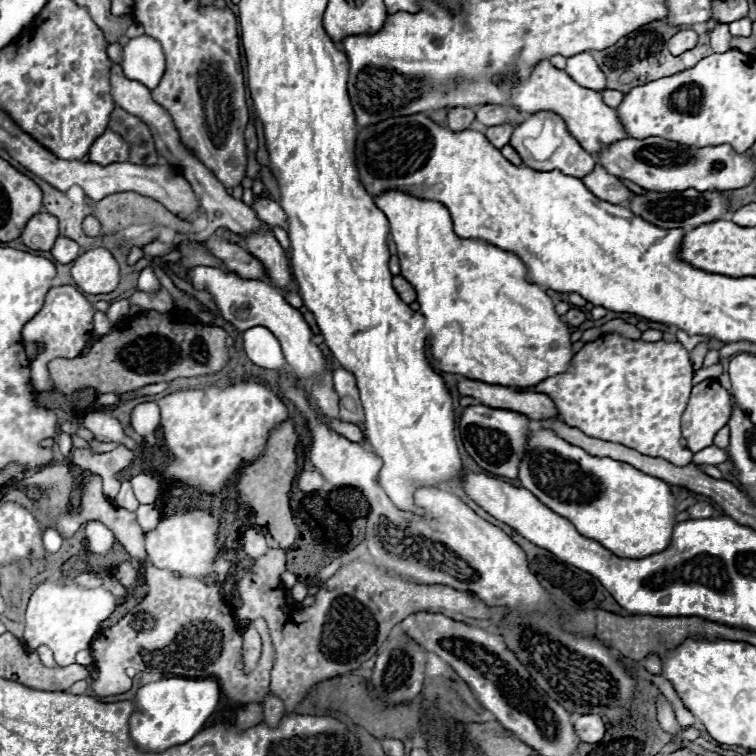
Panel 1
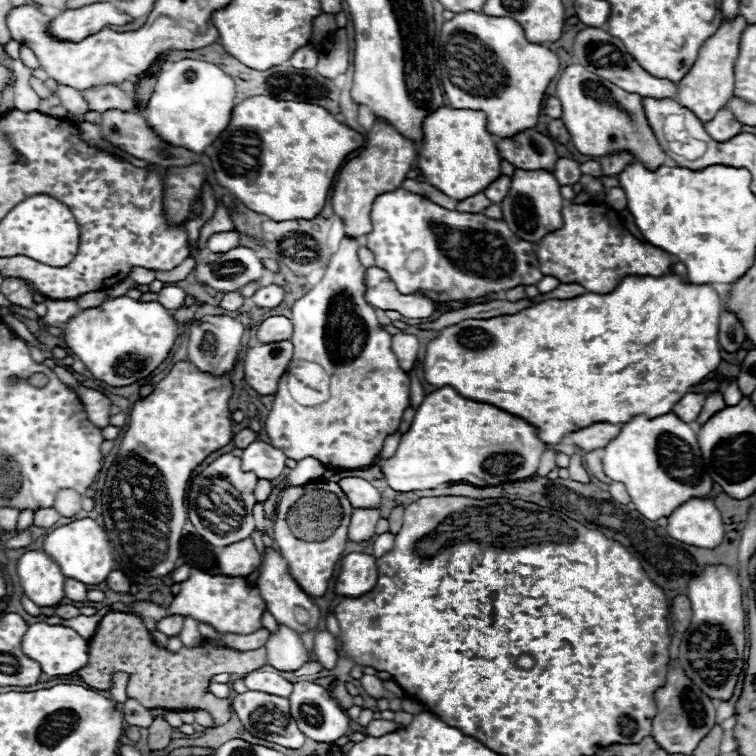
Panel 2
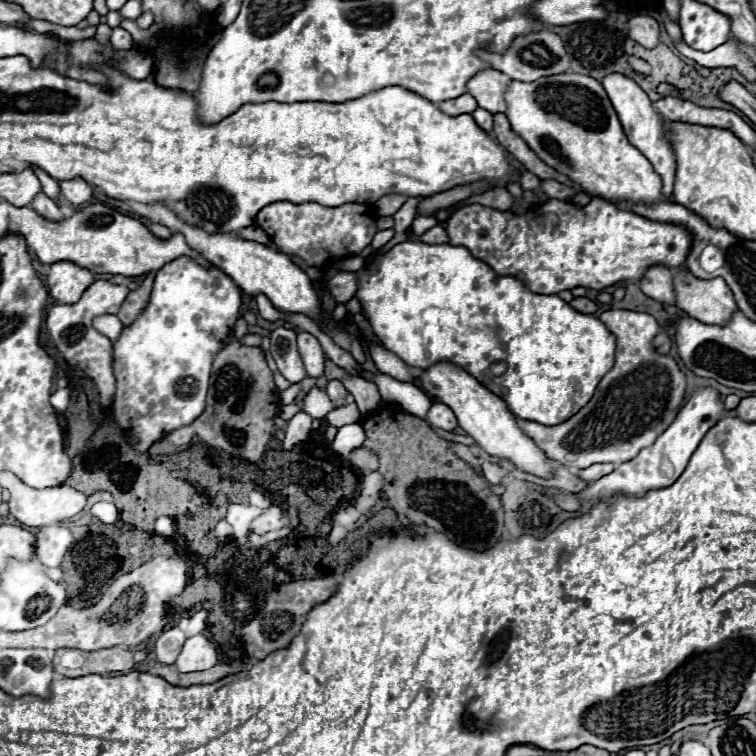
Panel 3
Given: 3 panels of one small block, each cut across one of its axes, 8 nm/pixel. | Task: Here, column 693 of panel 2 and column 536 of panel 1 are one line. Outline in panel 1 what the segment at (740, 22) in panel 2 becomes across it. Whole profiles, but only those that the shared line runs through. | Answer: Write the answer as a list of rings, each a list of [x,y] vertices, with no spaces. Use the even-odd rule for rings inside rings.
[[[548,60],[540,62],[532,70],[532,74],[526,82],[512,88],[512,102],[524,114],[534,114],[538,110],[552,110],[552,112],[560,114],[564,118],[570,134],[590,154],[606,150],[610,146],[610,142],[618,142],[618,138],[630,138],[620,122],[616,108],[606,106],[600,92],[578,86],[564,70],[554,68]]]

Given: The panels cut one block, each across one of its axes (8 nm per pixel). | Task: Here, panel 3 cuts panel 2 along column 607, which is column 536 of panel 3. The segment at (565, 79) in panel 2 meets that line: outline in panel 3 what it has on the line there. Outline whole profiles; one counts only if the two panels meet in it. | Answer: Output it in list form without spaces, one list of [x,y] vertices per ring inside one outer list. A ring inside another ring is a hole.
[[[572,72],[538,78],[534,82],[510,80],[504,100],[512,130],[530,150],[590,194],[608,200],[666,202],[660,192],[660,176],[654,172],[648,158],[628,142],[616,110],[598,80]]]

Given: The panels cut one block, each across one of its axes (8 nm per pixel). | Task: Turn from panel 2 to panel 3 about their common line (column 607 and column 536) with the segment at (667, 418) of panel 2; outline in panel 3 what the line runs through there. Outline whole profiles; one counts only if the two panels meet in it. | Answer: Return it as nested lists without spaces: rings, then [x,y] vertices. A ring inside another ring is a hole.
[[[438,362],[430,368],[426,368],[418,376],[418,380],[420,380],[422,390],[436,396],[442,404],[446,404],[454,410],[454,414],[458,418],[458,426],[462,430],[466,430],[466,434],[472,436],[478,442],[478,446],[482,450],[486,450],[490,456],[506,458],[528,474],[542,476],[542,478],[550,476],[554,462],[550,458],[546,458],[546,454],[518,428],[516,416],[508,410],[506,402],[500,396],[496,396],[494,392],[490,392],[488,388],[484,388],[466,370],[462,370],[460,366],[450,364],[450,362]]]

